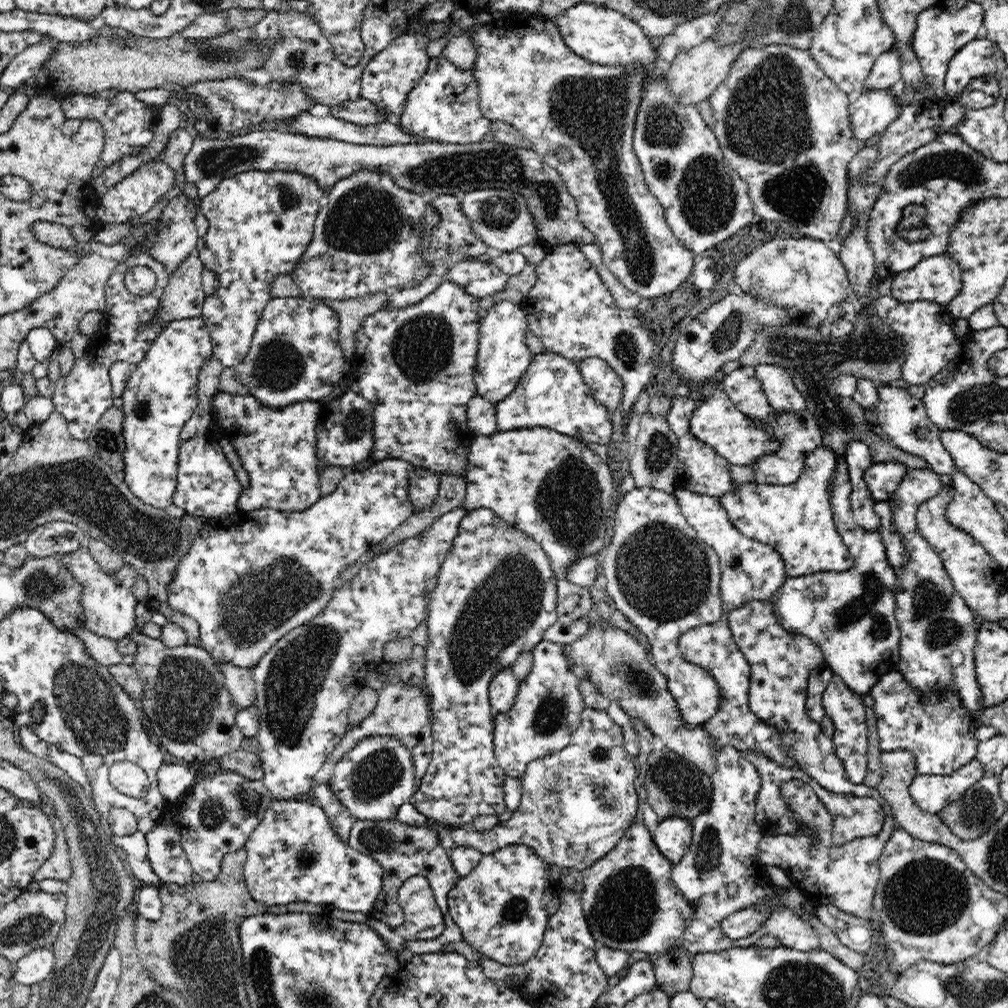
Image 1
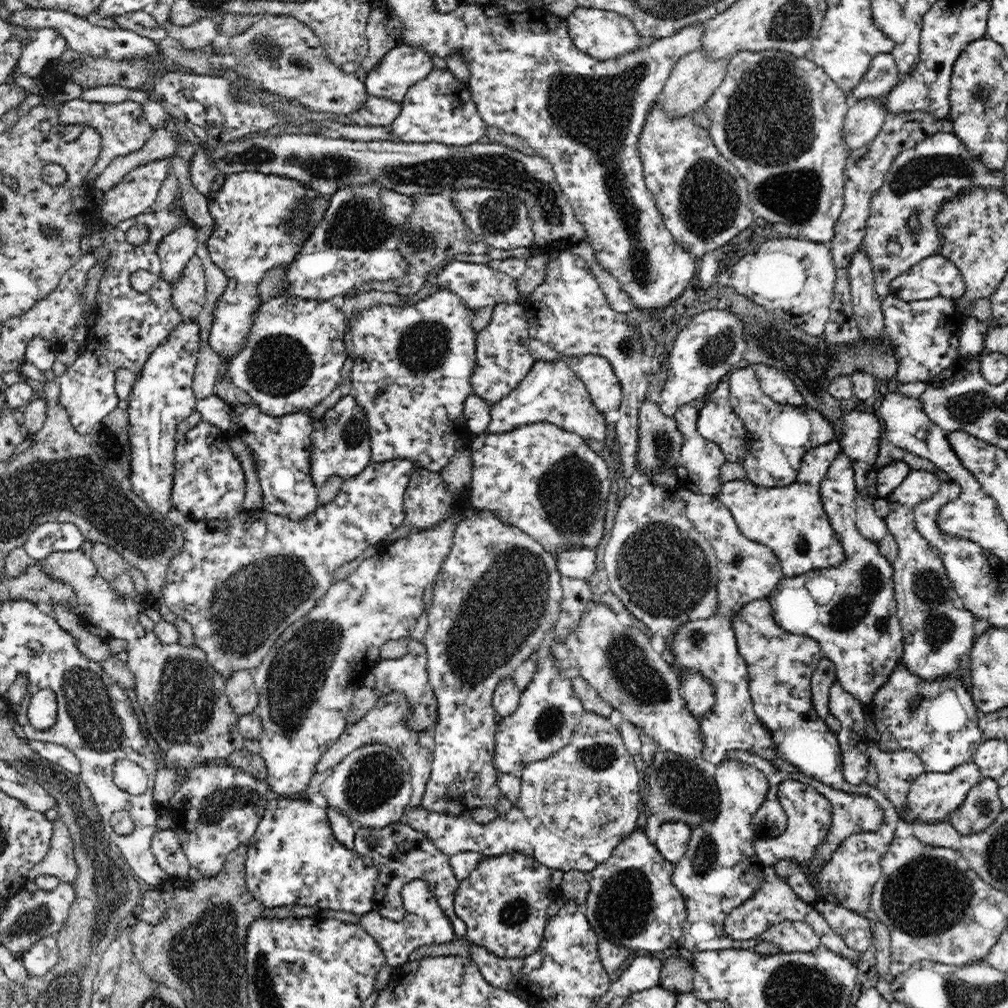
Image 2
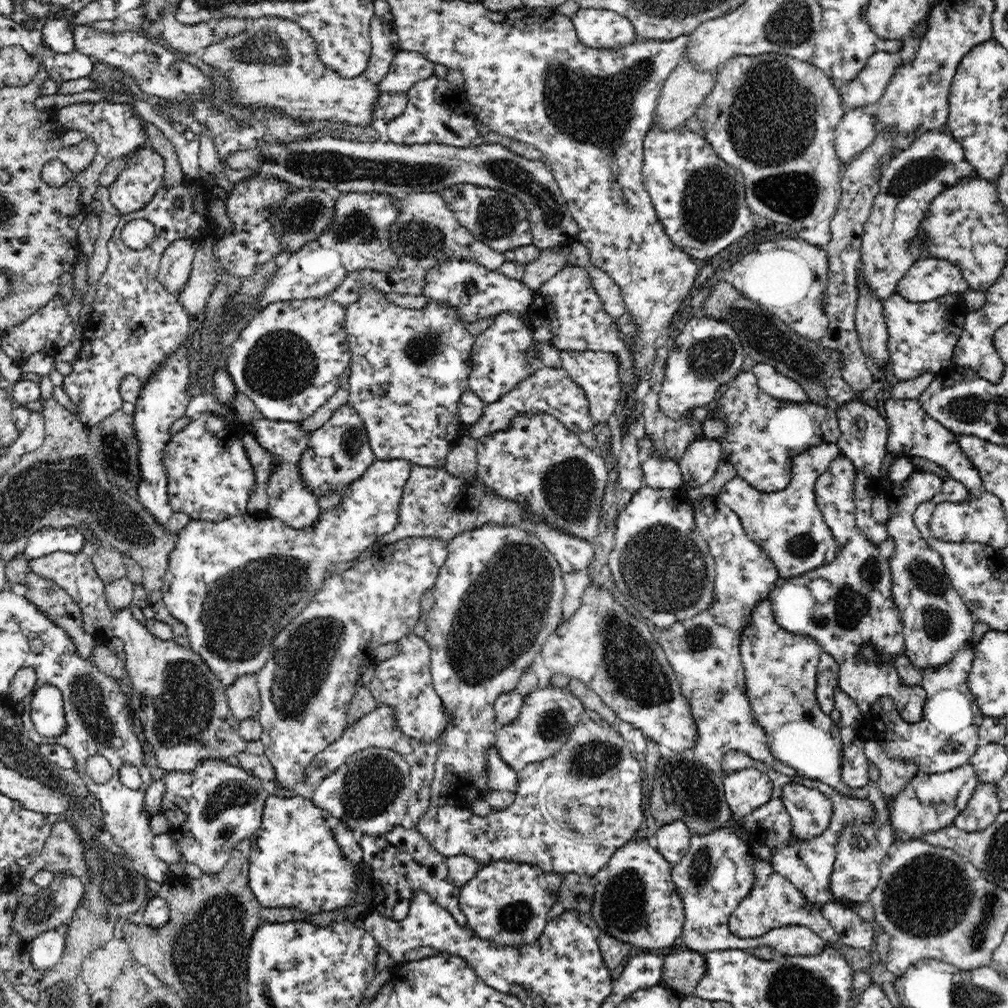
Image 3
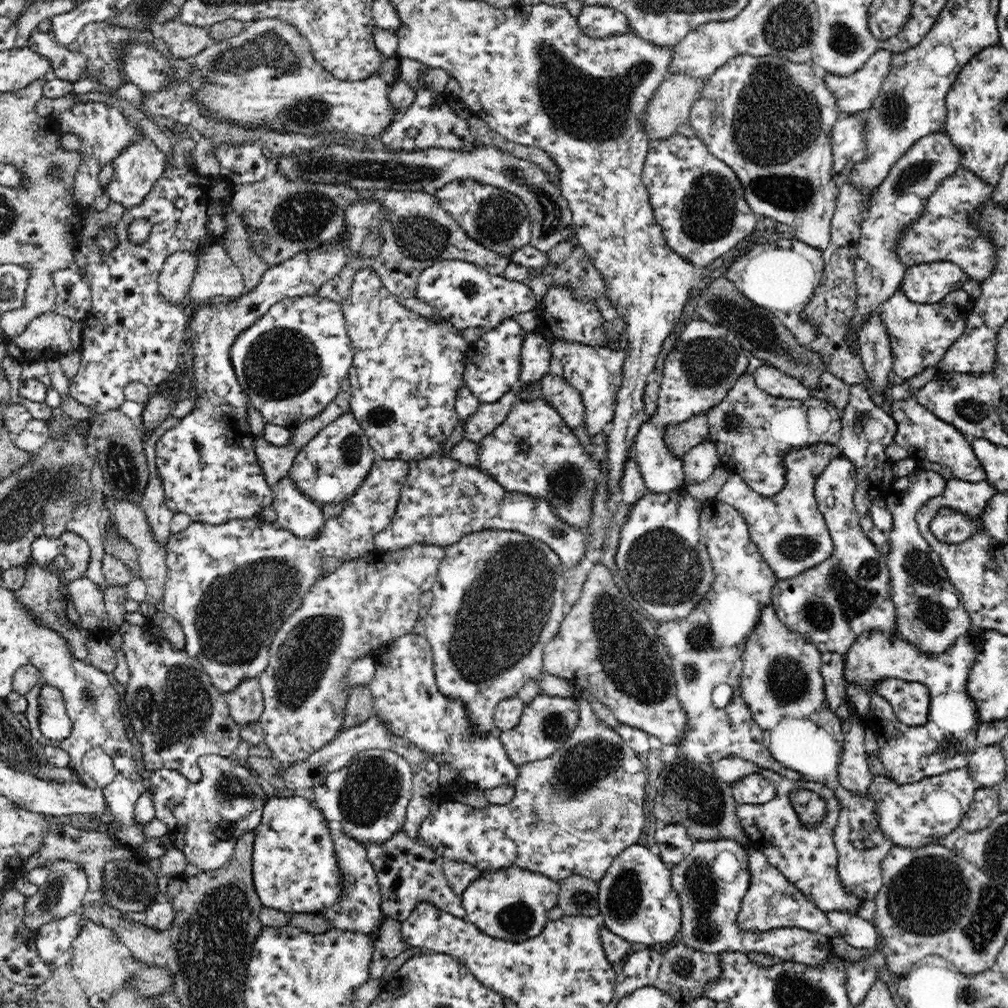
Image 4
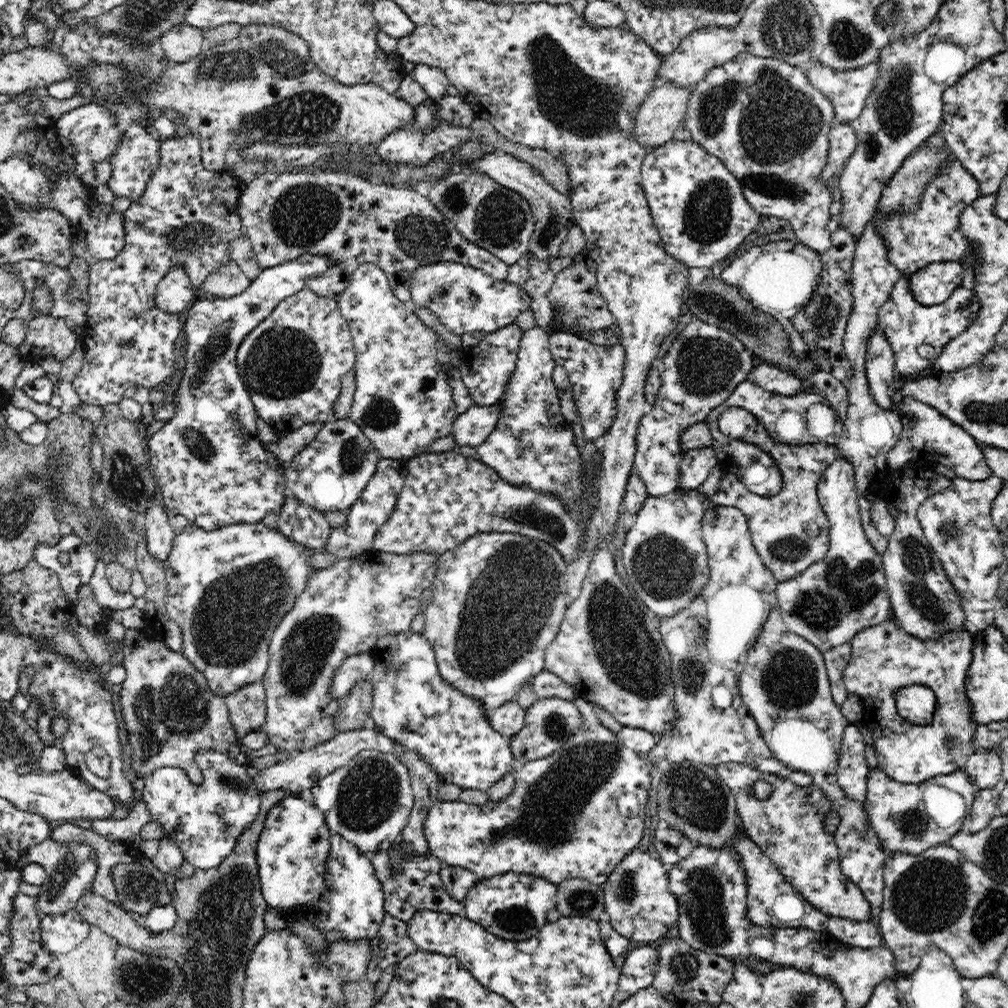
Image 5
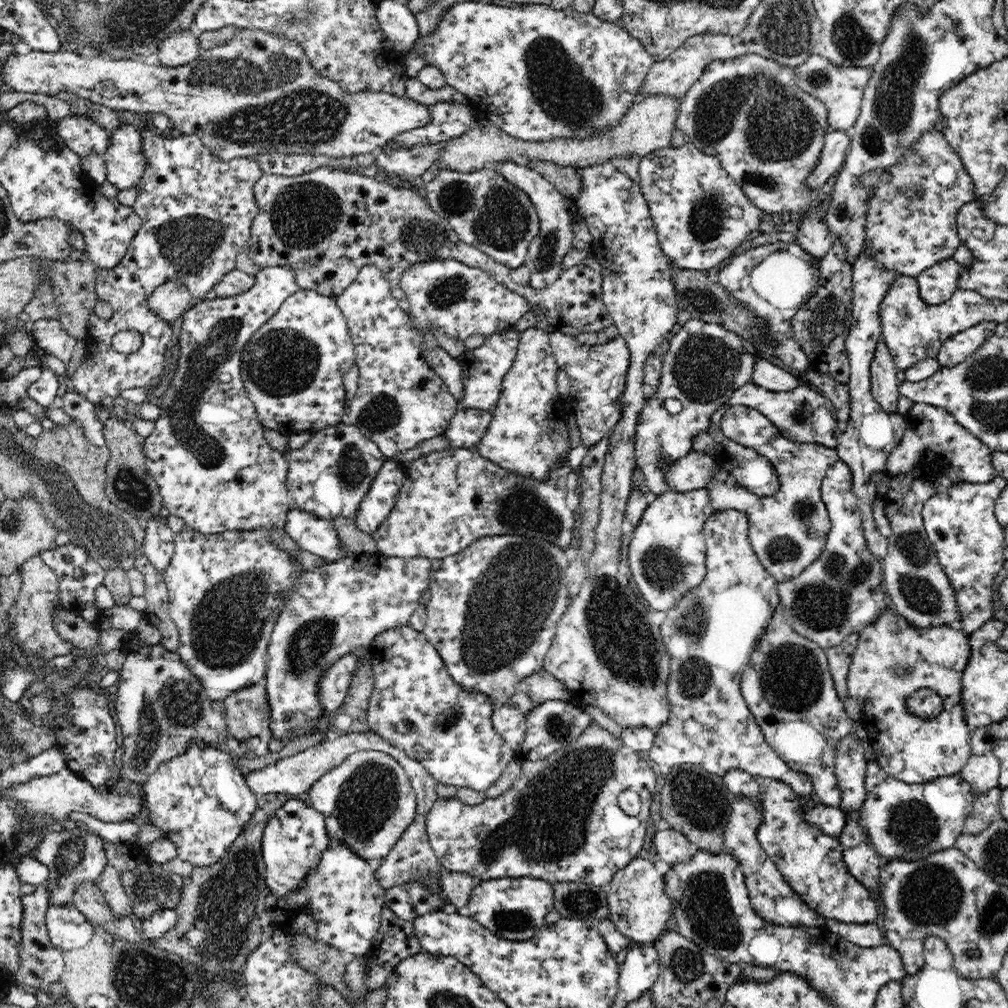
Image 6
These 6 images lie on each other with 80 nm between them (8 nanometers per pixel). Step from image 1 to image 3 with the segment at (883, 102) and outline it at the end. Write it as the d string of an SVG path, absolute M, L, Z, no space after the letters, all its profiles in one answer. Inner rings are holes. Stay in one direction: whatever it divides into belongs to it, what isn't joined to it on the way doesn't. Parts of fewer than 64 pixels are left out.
M864 107L847 109L834 130L834 148L843 166L866 150L876 136L874 113Z

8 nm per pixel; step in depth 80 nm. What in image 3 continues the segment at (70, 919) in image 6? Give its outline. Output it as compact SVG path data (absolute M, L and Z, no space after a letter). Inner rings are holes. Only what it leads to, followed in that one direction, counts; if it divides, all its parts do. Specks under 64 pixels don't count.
M70 924L63 925L58 929L44 932L30 942L32 954L30 962L42 971L49 971L55 964L58 964L63 956L66 946L66 931Z

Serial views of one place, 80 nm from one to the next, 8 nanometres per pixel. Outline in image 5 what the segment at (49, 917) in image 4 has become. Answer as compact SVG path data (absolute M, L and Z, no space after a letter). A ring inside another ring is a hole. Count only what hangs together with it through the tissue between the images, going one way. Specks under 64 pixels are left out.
M52 836L36 844L18 860L18 868L28 863L38 863L45 868L47 880L40 886L37 895L36 913L38 919L44 919L51 913L66 913L77 908L76 902L84 892L90 890L97 875L97 860L93 858L93 850L83 842L58 842Z

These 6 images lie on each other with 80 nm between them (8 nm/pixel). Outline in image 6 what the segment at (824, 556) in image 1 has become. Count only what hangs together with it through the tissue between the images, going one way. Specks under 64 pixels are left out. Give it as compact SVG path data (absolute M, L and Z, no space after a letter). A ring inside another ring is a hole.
M733 406L725 410L725 416L721 420L722 433L727 438L756 450L771 463L779 480L778 492L771 496L758 496L754 492L747 491L746 487L740 486L738 482L716 462L711 469L710 480L707 484L707 490L710 494L710 501L715 511L740 511L746 515L748 523L748 538L759 563L763 568L770 572L779 583L786 582L791 578L799 576L804 569L812 562L818 560L819 553L825 548L826 538L830 531L829 511L824 505L821 496L821 482L826 477L826 472L839 461L835 449L816 444L816 443L798 443L790 441L783 436L780 429L768 420L759 410L750 407Z

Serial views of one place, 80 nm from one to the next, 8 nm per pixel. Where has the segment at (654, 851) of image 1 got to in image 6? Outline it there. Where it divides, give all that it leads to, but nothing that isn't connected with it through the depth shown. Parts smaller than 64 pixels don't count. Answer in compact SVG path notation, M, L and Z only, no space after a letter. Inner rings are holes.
M634 858L628 866L613 876L606 888L609 920L616 929L634 943L653 944L671 927L673 906L664 890L664 875L654 867L654 863L644 858Z

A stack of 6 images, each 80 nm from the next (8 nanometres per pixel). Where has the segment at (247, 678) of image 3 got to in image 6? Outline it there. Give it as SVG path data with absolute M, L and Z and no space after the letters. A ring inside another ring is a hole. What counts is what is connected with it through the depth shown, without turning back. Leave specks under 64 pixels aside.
M248 686L233 692L222 702L226 732L243 741L261 735L268 728L268 696L262 686Z

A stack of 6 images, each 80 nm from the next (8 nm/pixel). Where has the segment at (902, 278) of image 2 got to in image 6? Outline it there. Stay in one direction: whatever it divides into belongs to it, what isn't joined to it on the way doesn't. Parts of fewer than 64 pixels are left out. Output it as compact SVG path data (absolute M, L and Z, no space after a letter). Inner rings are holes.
M940 260L917 276L920 295L932 305L943 305L958 290L960 265L956 260Z

